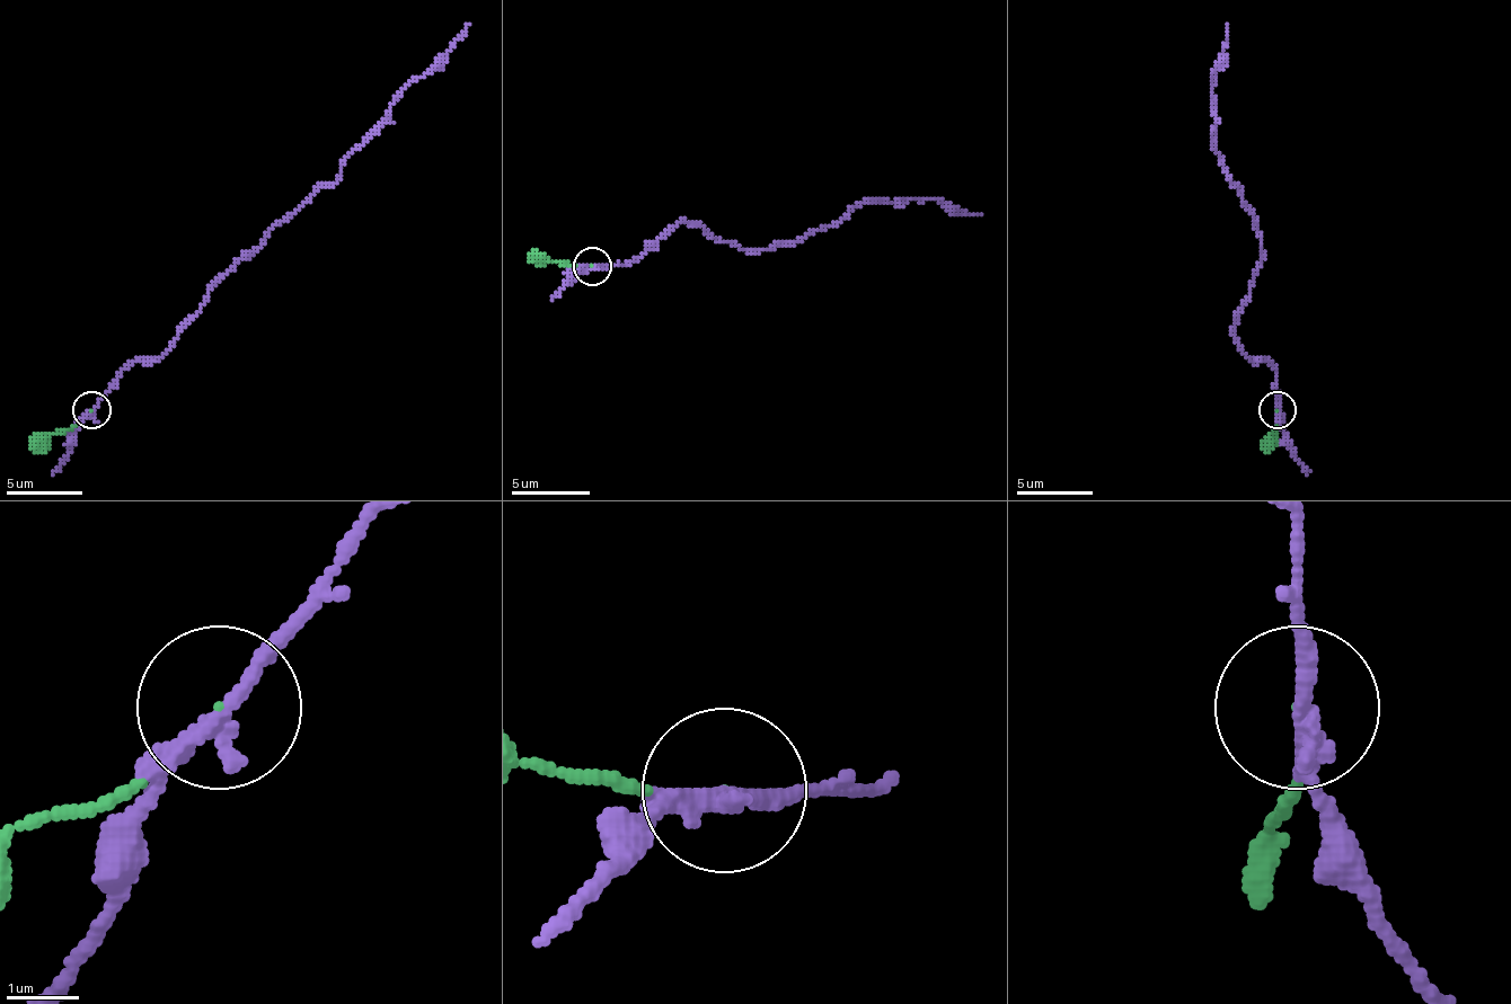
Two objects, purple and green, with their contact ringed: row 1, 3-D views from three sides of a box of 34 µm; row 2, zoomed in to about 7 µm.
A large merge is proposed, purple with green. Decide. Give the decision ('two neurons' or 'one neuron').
two neurons

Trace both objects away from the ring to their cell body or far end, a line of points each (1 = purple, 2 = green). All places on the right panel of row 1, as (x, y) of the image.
1: (1277, 410), (1277, 369), (1254, 362), (1235, 335), (1261, 232), (1216, 149), (1212, 70), (1227, 24)
2: (1277, 410), (1272, 433), (1265, 449)

